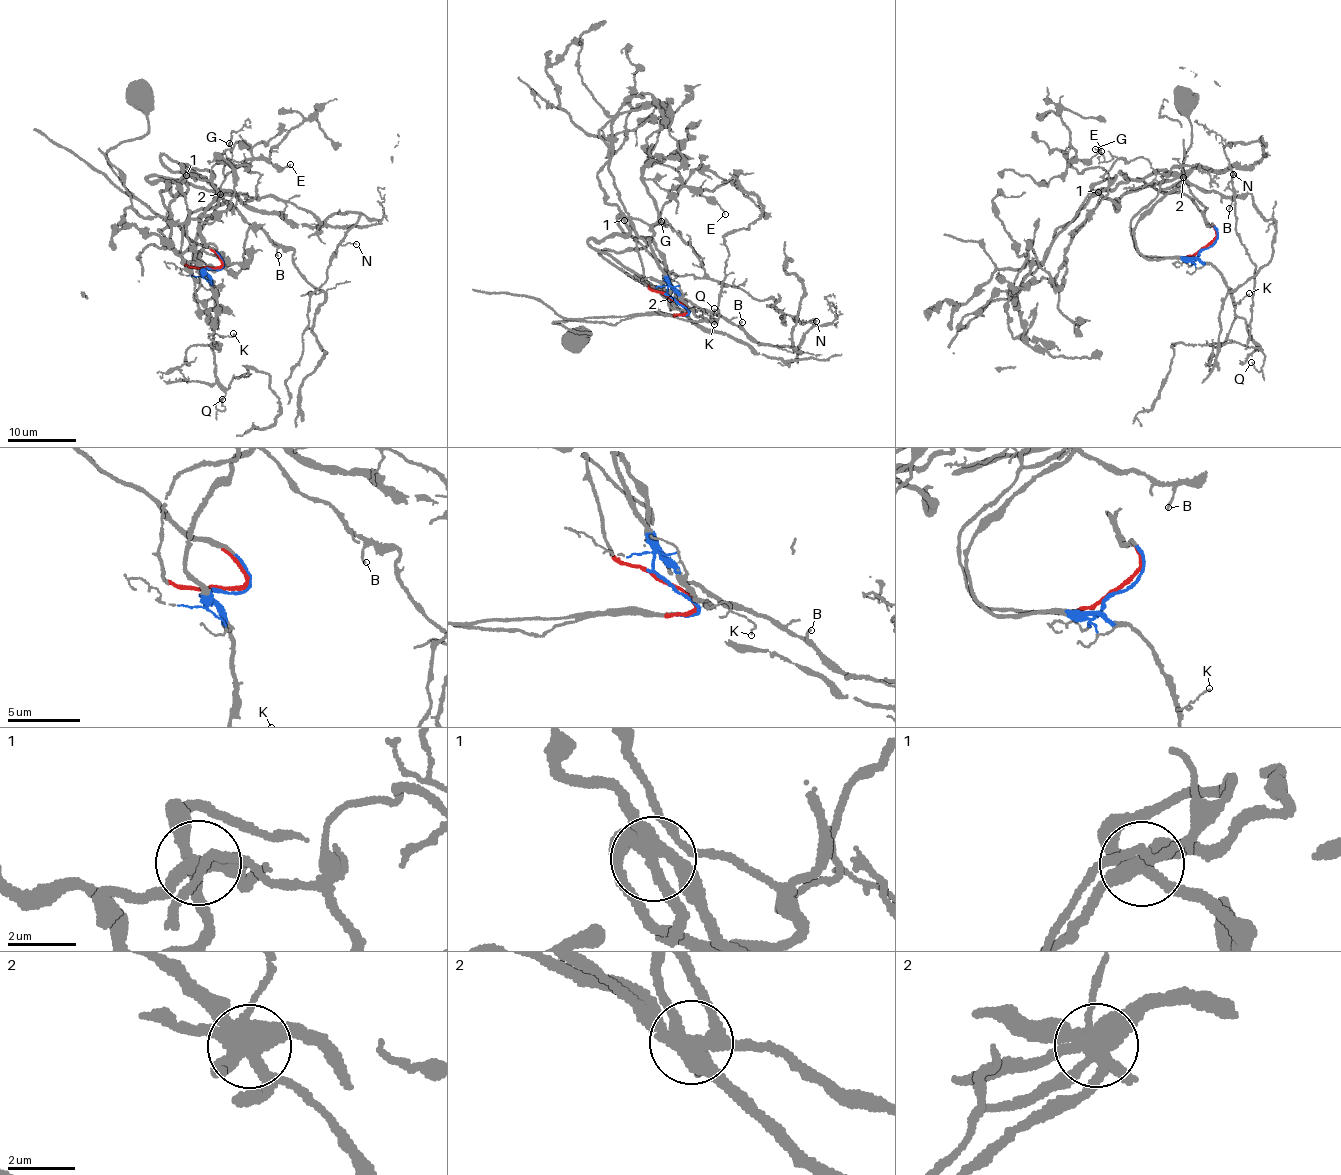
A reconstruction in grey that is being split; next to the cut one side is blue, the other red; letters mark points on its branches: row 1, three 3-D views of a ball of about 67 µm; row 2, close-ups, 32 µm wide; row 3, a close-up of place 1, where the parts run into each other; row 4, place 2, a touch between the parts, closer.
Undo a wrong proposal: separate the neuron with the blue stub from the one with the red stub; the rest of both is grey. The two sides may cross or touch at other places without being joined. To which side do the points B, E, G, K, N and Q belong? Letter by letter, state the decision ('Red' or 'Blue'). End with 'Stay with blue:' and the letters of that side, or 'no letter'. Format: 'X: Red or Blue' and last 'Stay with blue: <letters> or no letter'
B: Blue
E: Red
G: Red
K: Blue
N: Red
Q: Blue
Stay with blue: B, K, Q

